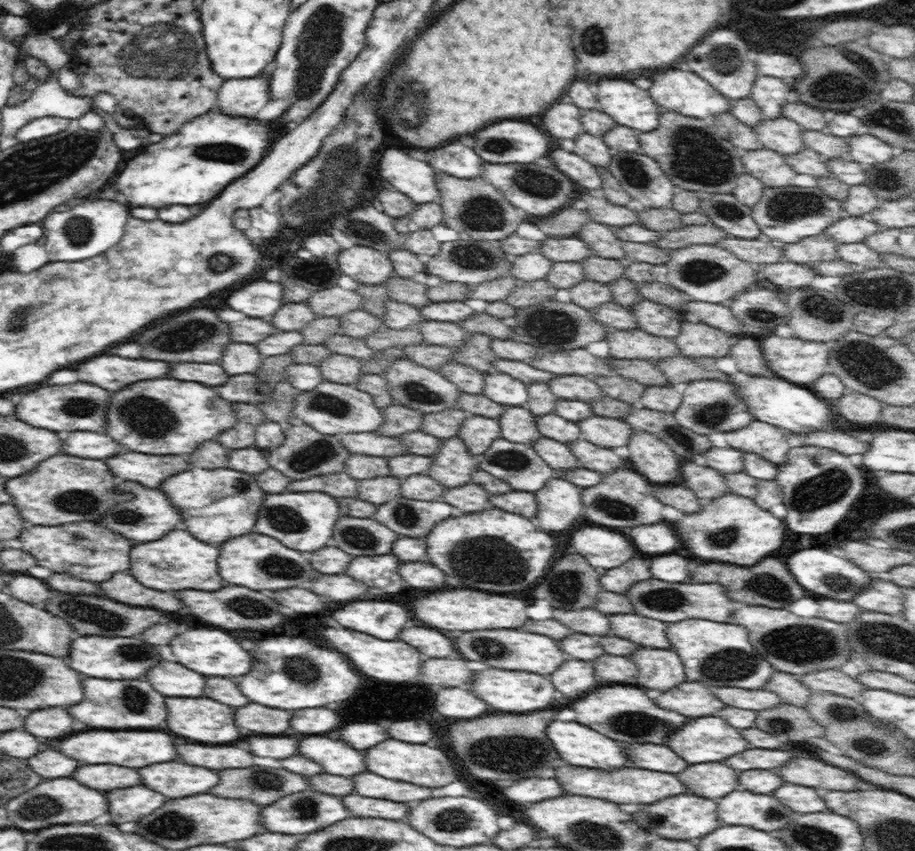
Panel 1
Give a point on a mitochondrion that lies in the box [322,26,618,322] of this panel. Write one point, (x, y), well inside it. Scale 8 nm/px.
(410, 97)

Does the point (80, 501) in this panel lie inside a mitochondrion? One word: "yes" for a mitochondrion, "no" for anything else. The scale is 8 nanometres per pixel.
yes

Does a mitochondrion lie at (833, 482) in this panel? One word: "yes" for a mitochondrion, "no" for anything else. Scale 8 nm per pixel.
yes

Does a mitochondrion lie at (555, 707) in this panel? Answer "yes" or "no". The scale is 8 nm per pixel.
no

